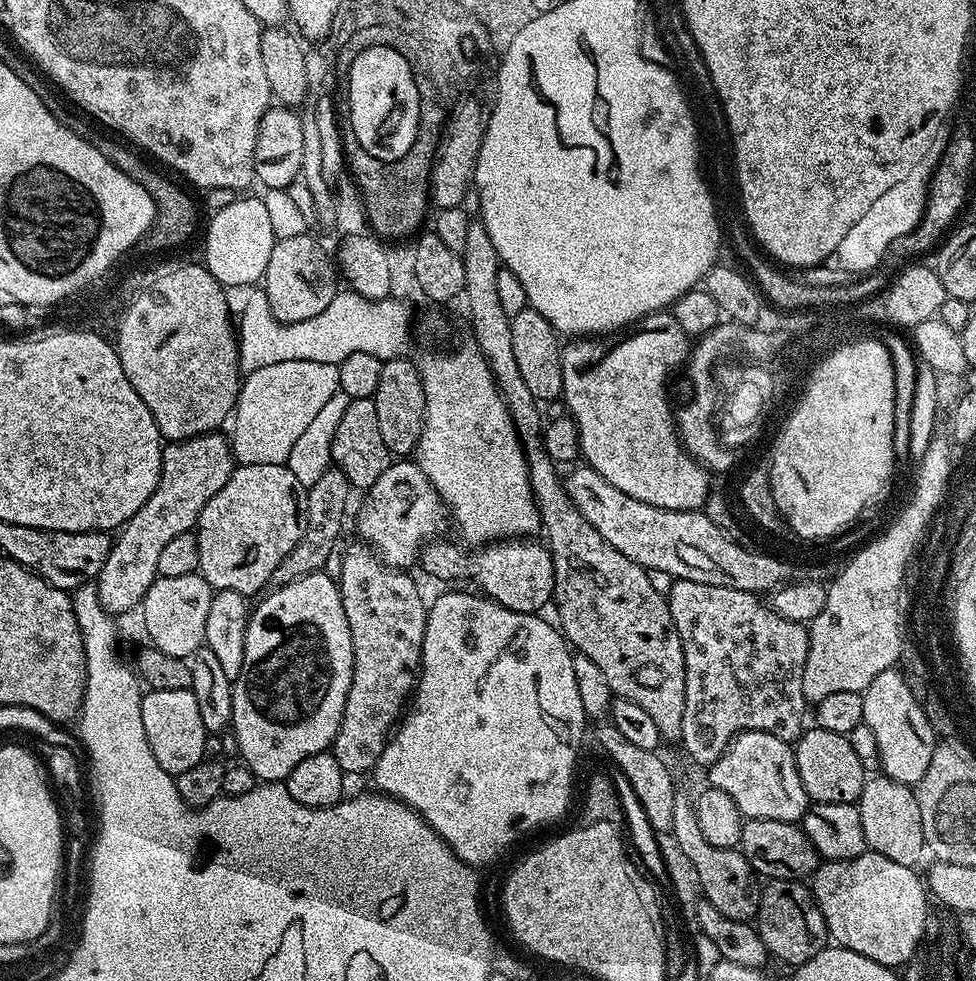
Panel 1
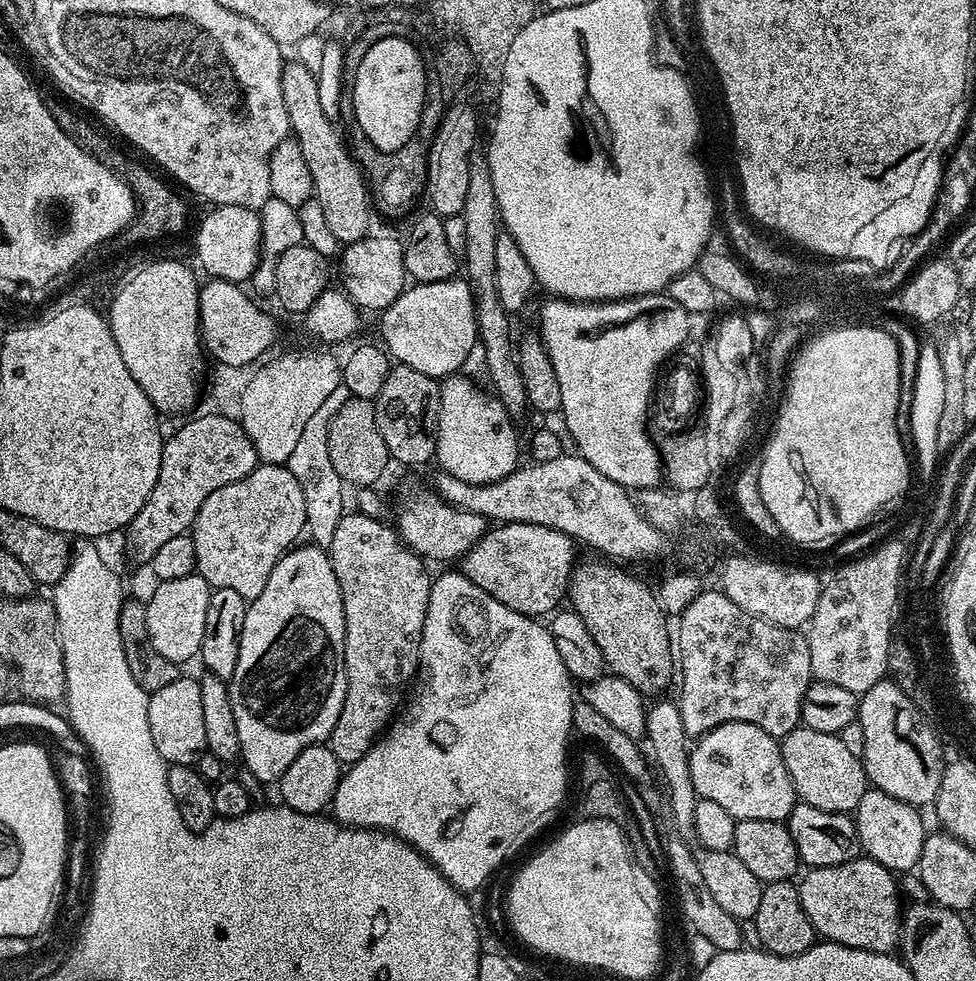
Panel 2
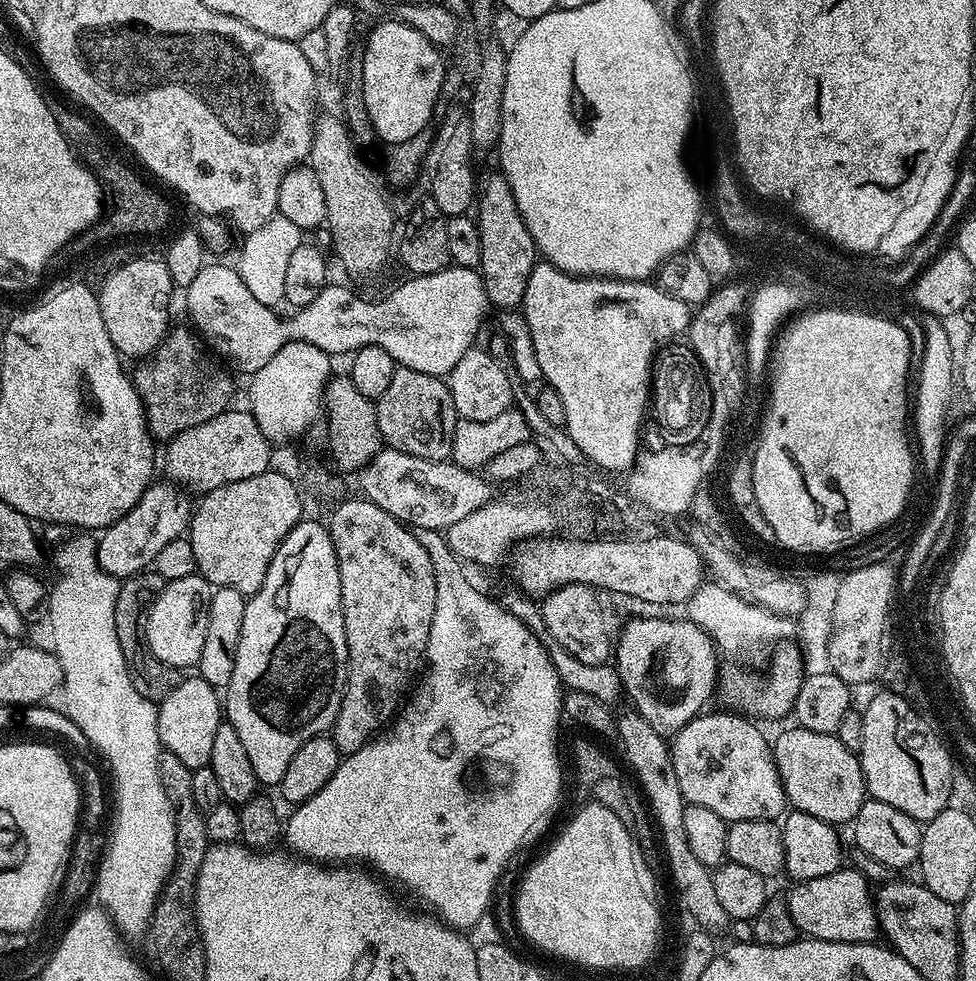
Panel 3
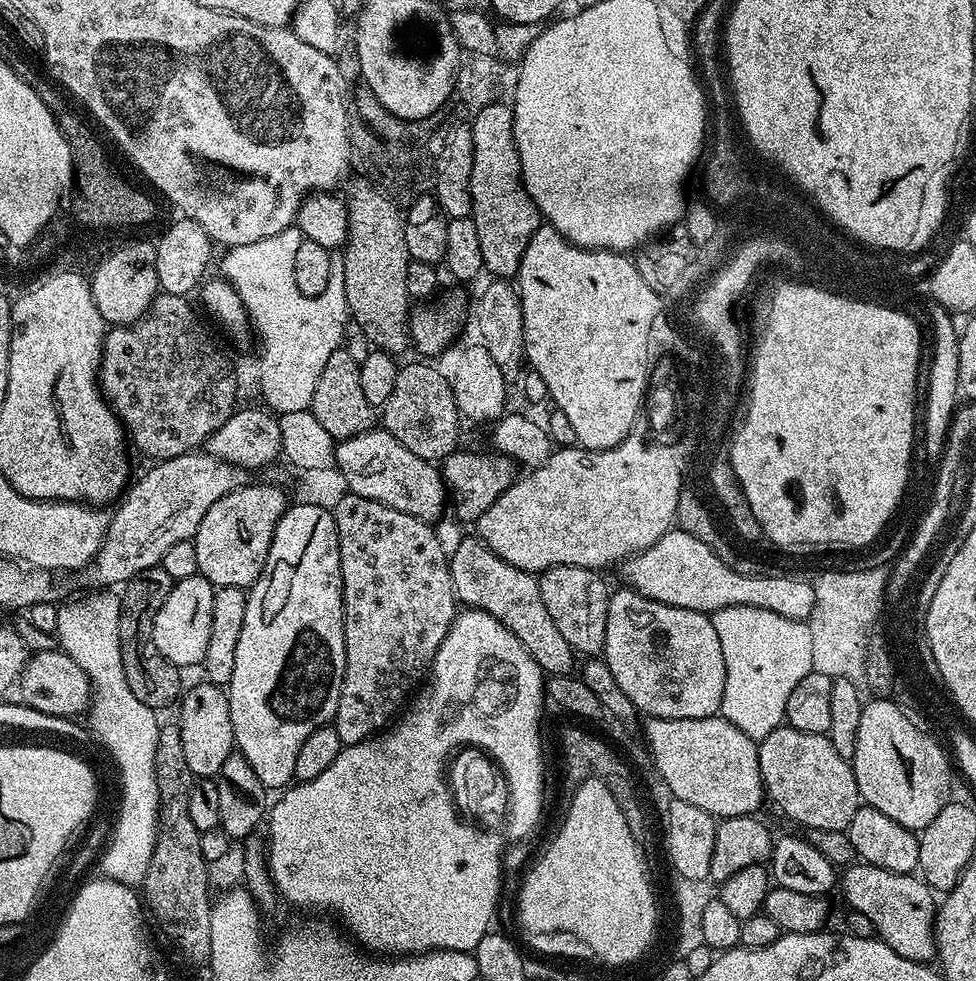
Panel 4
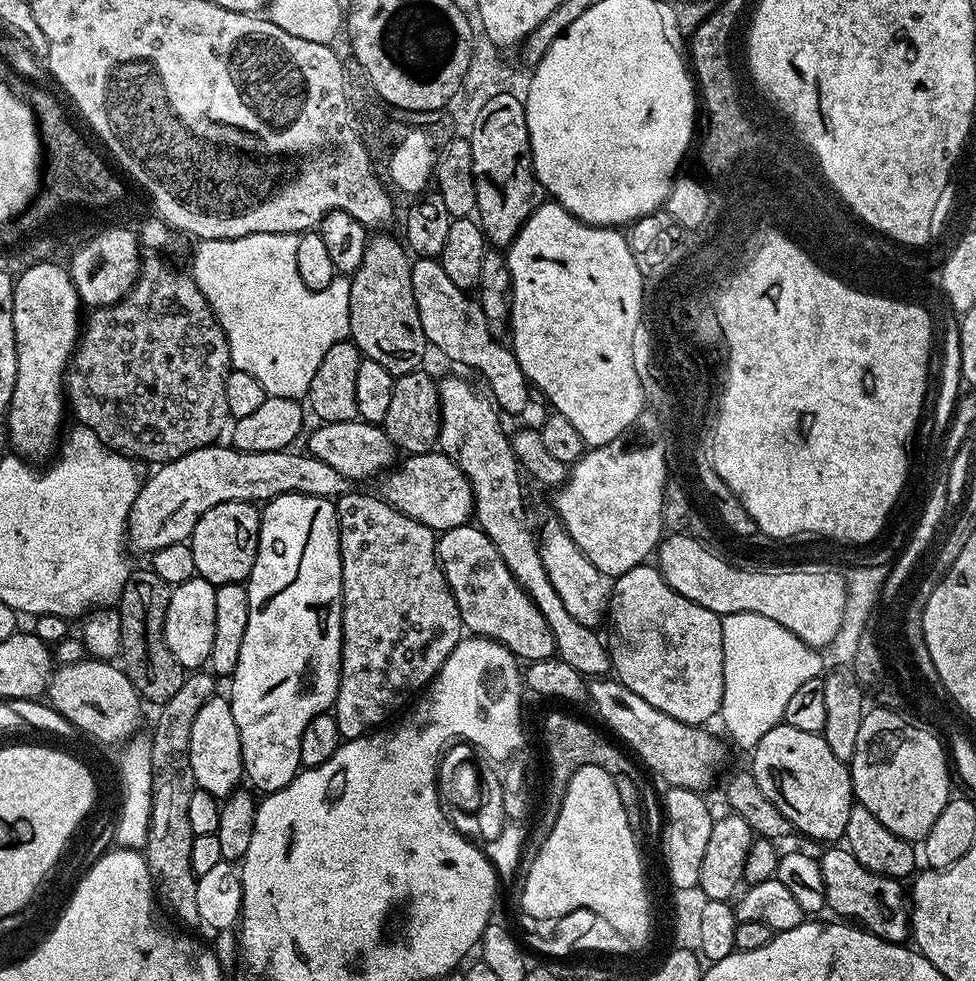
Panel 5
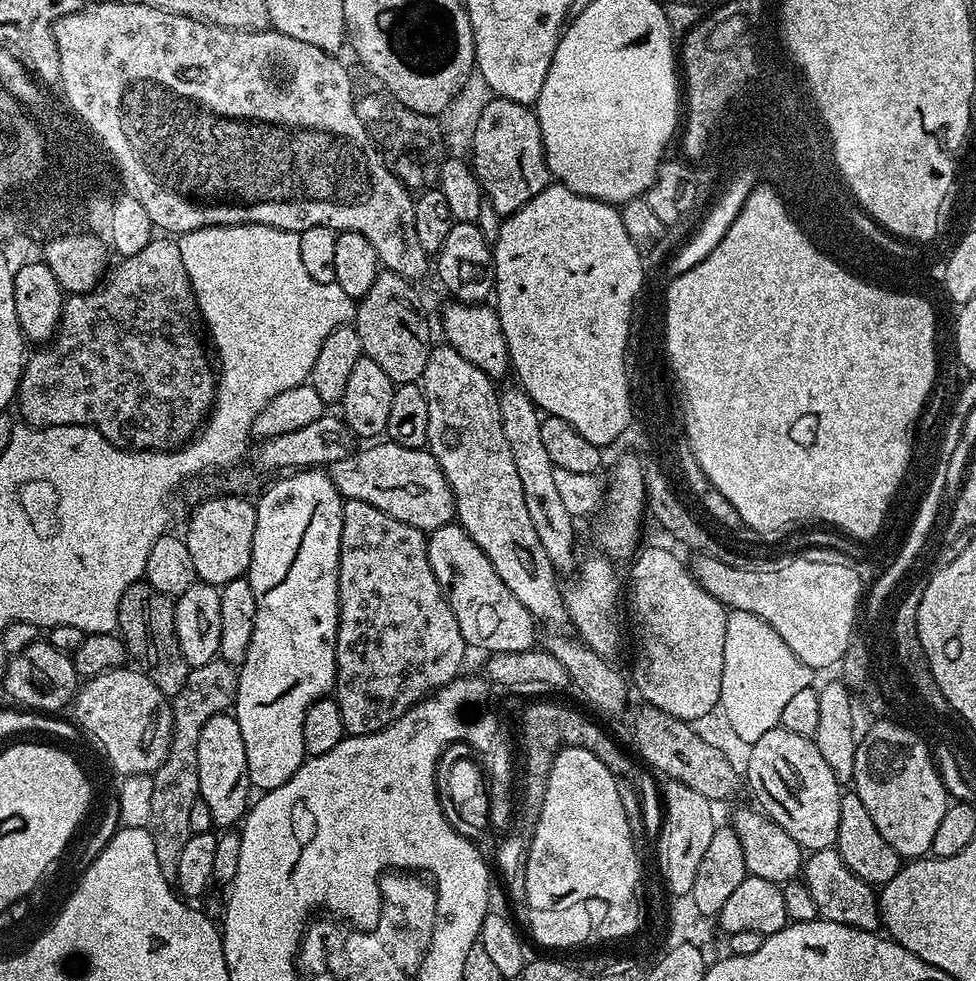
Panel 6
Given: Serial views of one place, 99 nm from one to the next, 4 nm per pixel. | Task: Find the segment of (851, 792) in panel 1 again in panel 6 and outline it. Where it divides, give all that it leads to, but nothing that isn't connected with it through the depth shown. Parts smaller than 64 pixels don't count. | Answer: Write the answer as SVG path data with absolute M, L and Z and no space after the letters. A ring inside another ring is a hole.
M774 727L766 731L766 734L754 742L747 749L748 752L748 776L746 772L746 784L752 787L756 795L755 803L762 809L764 815L769 816L794 842L800 844L801 849L809 853L817 852L823 848L835 845L838 838L838 814L840 813L840 797L842 795L842 781L830 770L826 758L822 758L815 739L802 734L790 734L790 730Z

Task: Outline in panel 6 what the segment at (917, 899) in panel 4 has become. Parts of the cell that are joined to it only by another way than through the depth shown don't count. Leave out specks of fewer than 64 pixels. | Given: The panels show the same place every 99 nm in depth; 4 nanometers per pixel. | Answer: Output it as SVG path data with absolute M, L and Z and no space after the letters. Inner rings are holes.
M835 847L823 848L811 853L802 865L802 879L814 898L819 919L838 922L842 926L857 928L863 932L876 932L878 928L878 892L858 874L846 866Z

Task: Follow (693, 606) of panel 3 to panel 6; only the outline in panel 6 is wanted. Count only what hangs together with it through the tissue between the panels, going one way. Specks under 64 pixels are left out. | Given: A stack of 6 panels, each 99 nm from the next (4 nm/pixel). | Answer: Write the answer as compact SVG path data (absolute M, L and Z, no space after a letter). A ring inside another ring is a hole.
M731 609L728 613L726 641L723 651L722 690L720 691L720 710L723 710L726 722L735 736L746 746L758 741L767 730L780 723L783 707L800 690L813 687L814 669L799 660L786 642L779 638L777 631L757 615L748 611Z

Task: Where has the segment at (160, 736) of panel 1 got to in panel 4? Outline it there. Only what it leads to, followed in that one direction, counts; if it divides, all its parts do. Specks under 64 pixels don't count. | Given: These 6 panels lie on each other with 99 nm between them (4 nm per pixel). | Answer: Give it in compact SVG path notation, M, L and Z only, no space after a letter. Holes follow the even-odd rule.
M199 682L183 693L179 701L180 720L178 727L182 738L182 755L190 765L193 777L216 778L222 770L222 762L234 750L234 726L230 722L230 702L223 687L207 682Z

